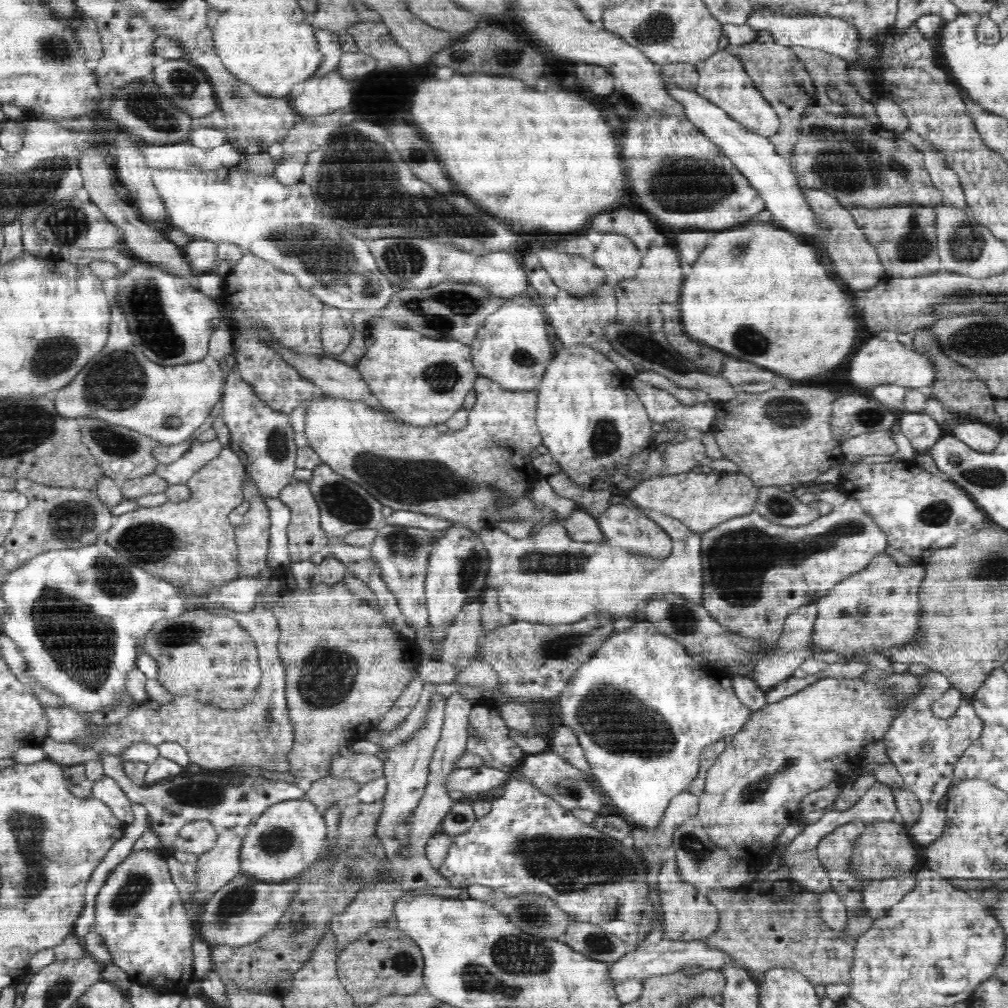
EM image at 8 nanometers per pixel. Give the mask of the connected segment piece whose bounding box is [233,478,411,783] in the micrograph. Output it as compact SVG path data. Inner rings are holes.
M250 478L244 486L244 496L249 507L243 516L242 524L235 527L233 532L237 550L235 556L237 572L242 577L265 578L265 583L257 592L257 598L276 619L279 634L277 651L284 666L288 666L286 698L294 721L290 773L300 779L308 778L313 783L328 775L325 768L329 758L339 752L338 745L351 745L355 740L360 739L362 728L380 723L380 720L388 714L398 700L402 686L411 677L408 676L408 672L411 672L410 664L408 666L404 664L404 654L400 652L396 640L390 638L390 632L386 630L378 610L352 593L344 582L332 586L320 582L311 587L300 587L290 566L276 566L270 561L268 556L270 556L272 535L270 535L268 500L257 491Z

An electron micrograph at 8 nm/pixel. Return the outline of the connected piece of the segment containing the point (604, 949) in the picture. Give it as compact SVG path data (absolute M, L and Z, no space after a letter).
M570 921L561 940L588 958L611 964L630 952L620 937L592 923Z

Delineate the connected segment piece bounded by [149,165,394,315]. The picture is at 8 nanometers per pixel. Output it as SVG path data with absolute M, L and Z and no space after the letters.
M238 165L220 166L210 172L152 168L149 178L166 205L169 222L173 227L190 238L196 236L217 243L237 244L244 252L254 253L276 268L293 274L301 287L314 298L321 300L325 306L338 310L348 309L351 312L368 310L373 315L376 310L382 310L388 298L394 294L394 286L379 269L367 240L350 234L334 219L320 212L312 187L303 180L284 184L274 172L267 175L255 174L249 170L240 170Z

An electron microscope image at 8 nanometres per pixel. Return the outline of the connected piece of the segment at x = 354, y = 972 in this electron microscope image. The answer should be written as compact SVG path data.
M386 917L376 927L369 928L357 936L354 942L344 944L336 954L337 977L353 1001L359 1006L374 1004L380 997L388 995L409 995L418 992L423 986L424 956L419 945L408 935L401 931L393 919Z

